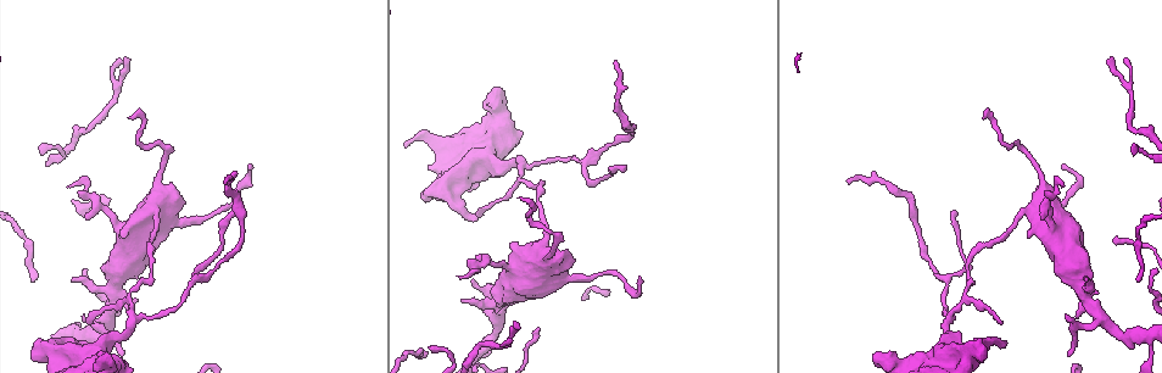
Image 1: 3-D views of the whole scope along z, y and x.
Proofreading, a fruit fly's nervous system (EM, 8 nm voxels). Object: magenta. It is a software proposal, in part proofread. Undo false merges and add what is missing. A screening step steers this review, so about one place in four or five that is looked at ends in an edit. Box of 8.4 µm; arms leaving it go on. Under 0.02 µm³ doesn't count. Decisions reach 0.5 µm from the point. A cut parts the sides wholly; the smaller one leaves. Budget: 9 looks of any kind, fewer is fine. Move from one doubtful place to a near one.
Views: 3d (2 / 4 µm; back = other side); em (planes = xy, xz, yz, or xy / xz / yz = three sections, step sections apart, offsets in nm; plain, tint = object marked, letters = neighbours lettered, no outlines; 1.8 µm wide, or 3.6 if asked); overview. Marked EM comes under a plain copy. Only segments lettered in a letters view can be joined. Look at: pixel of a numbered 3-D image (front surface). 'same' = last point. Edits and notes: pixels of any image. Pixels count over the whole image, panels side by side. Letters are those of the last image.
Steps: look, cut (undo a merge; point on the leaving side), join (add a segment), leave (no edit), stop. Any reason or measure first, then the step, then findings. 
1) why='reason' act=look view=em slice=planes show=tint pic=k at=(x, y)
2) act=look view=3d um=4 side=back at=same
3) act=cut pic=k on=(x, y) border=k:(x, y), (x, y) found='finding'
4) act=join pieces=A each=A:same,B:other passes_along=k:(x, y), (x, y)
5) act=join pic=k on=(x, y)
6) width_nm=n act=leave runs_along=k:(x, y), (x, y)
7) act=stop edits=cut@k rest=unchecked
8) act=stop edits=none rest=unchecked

why='an open end' act=look view=em slice=planes show=letters pic=1 at=(1077, 317)

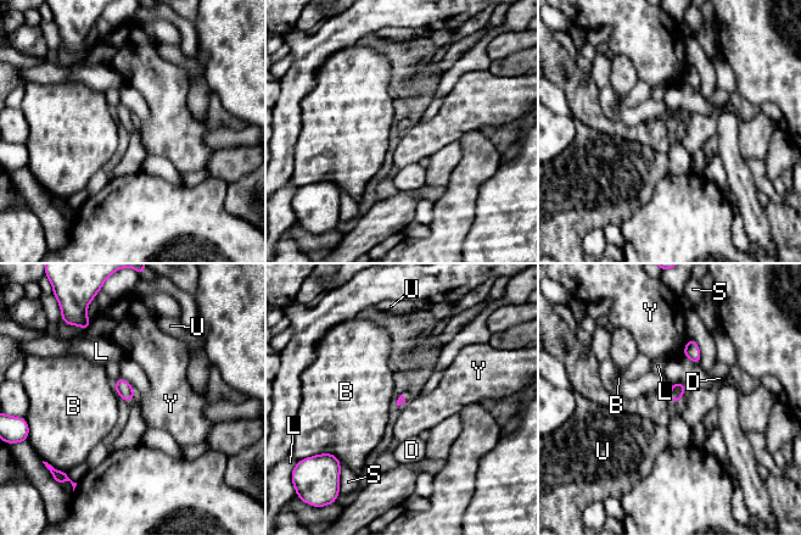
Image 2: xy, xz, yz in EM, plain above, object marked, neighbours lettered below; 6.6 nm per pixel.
act=leave each=B:other,D:other,L:other,S:other,U:other,Y:other found='no lettered segment goes on from it'

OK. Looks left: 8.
why='four or more arms meet' act=look view=3d um=4 pic=1 at=(152, 212)

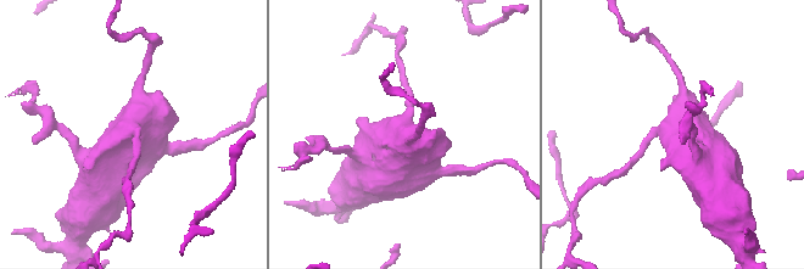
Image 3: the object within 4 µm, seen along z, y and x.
act=look view=em slice=yz step=16 show=letters pic=3 at=(128, 128)

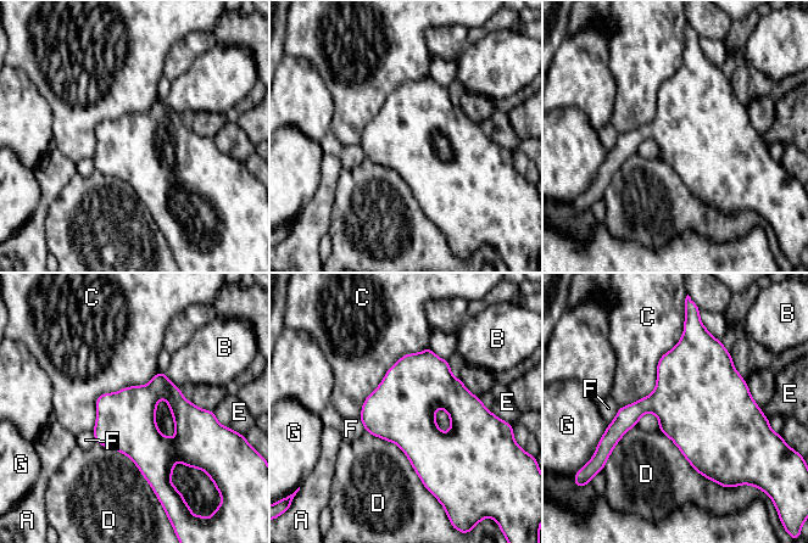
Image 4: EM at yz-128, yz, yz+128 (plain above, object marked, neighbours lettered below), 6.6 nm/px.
why='another direction' act=look view=em slice=planes show=letters at=same

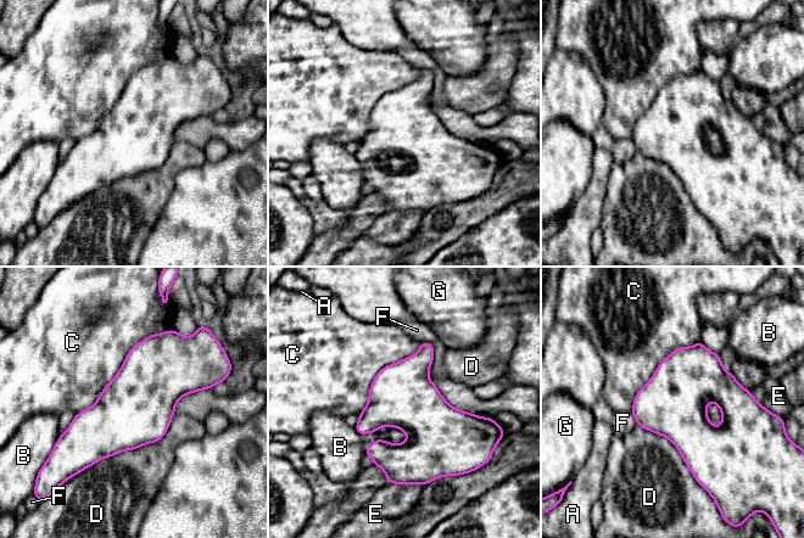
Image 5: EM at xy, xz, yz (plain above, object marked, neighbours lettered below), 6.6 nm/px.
width_nm=420 act=leave each=A:other,B:other,C:other,D:other,E:other,F:other,G:other border=5:(173, 329), (140, 340), (76, 415) found='continuous, no second cell'

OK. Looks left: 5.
why='free end' act=look view=3d um=2 pic=1 at=(131, 117)

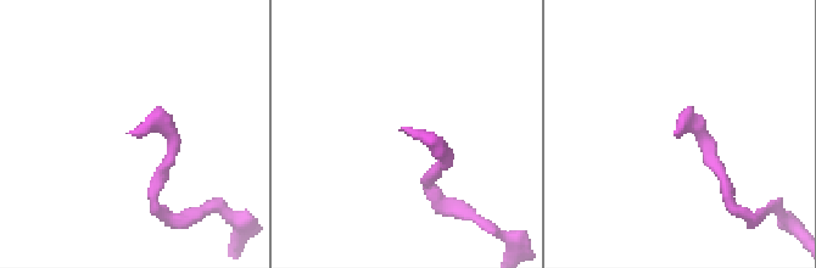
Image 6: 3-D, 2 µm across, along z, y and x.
act=look view=em slice=xy step=8 show=tint pic=6 at=(676, 136)

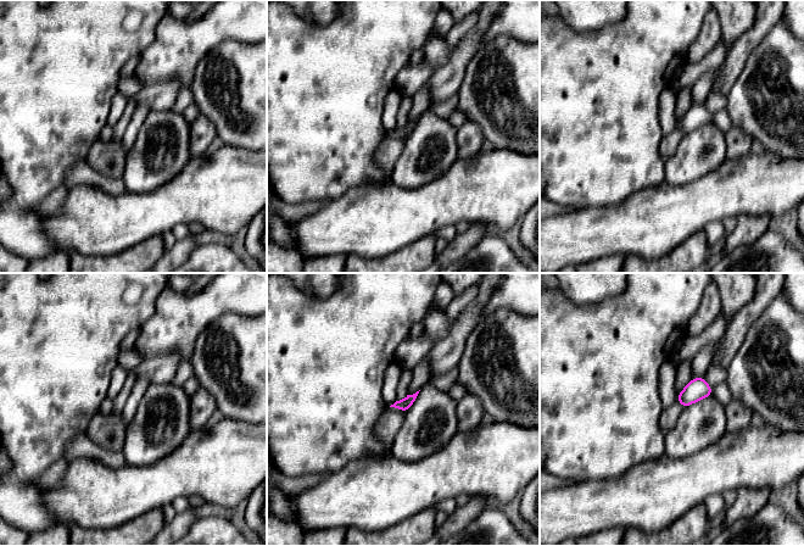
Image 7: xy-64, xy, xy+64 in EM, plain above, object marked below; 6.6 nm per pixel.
why='what lies round it' act=look view=em slice=xy step=8 show=letters at=same

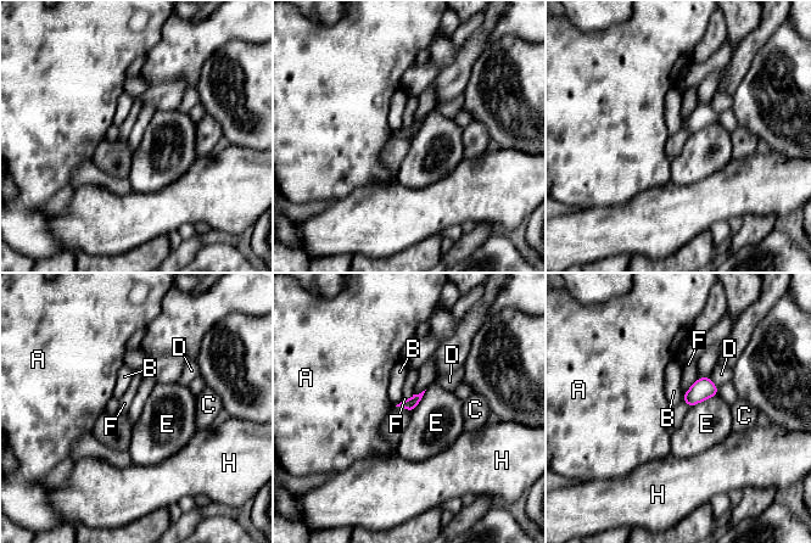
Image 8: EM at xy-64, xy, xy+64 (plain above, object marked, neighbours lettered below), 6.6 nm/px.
act=leave each=A:other,B:other,C:other,D:other,E:other,F:other,H:other border=8:(425, 388), (414, 395) found='none of them fits'

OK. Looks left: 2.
why='stops while still wide' act=look view=3d um=4 pic=1 at=(31, 356)

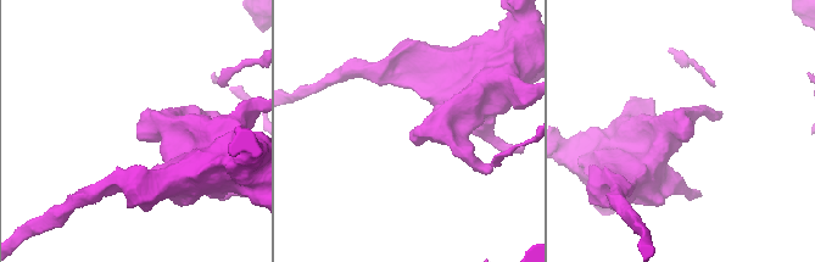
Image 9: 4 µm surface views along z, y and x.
why='now the EM' act=look view=em slice=planes show=letters pic=9 at=(137, 134)

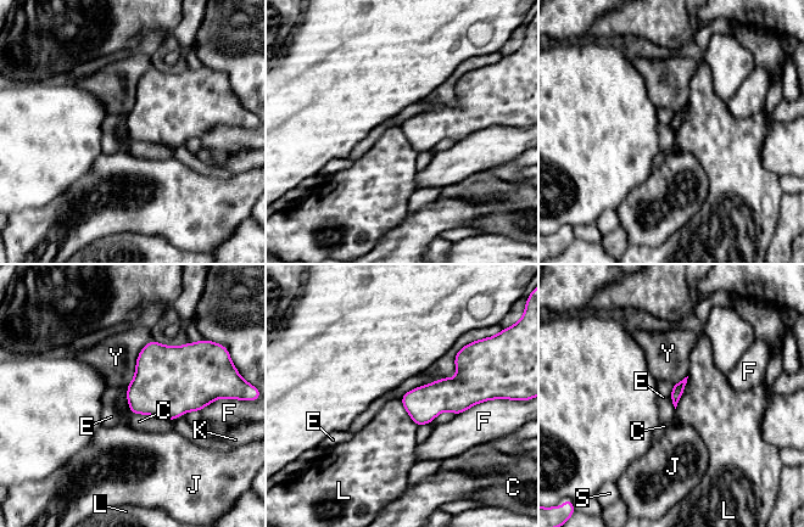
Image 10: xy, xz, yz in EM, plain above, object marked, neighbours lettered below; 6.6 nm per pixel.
longest_contact=Y:340nm act=leave each=C:other,E:other,F:other,J:other,K:other,L:other,S:other,Y:other found='no lettered segment goes on from it'

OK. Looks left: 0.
act=stop edits=none rest=unchecked

